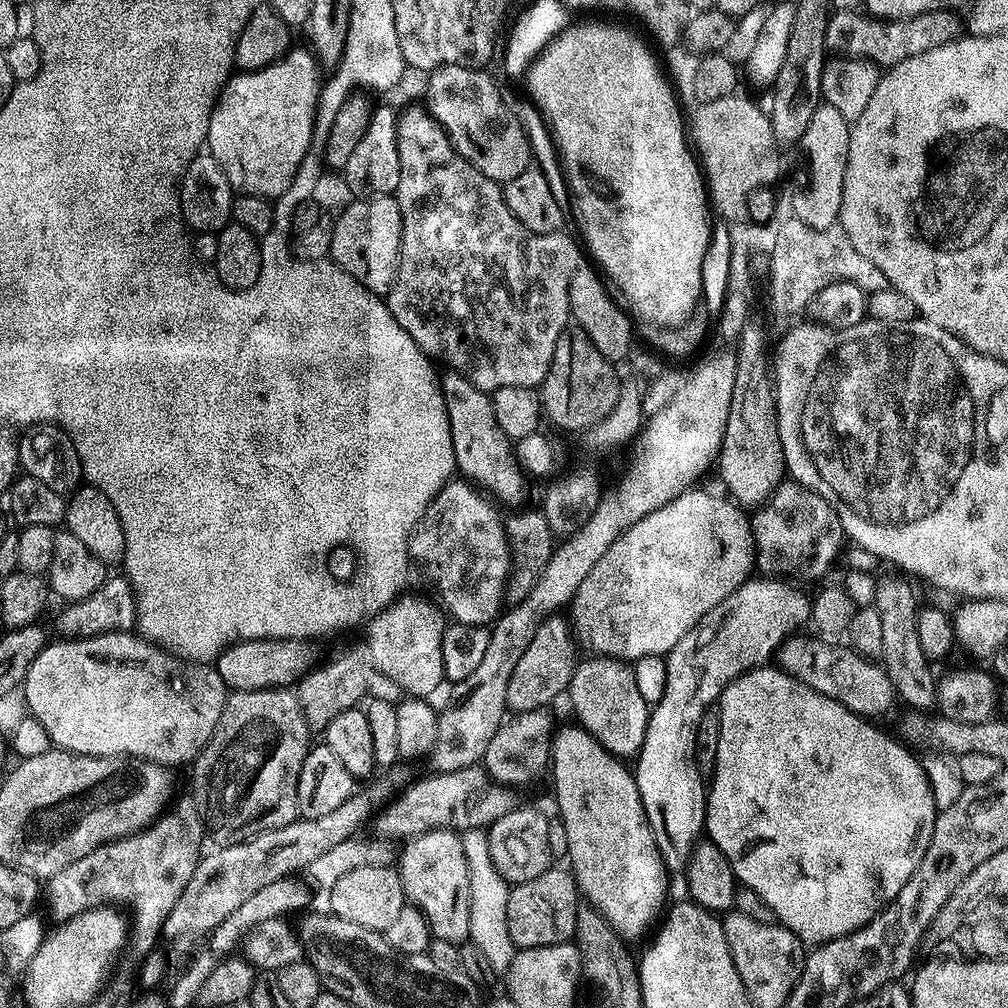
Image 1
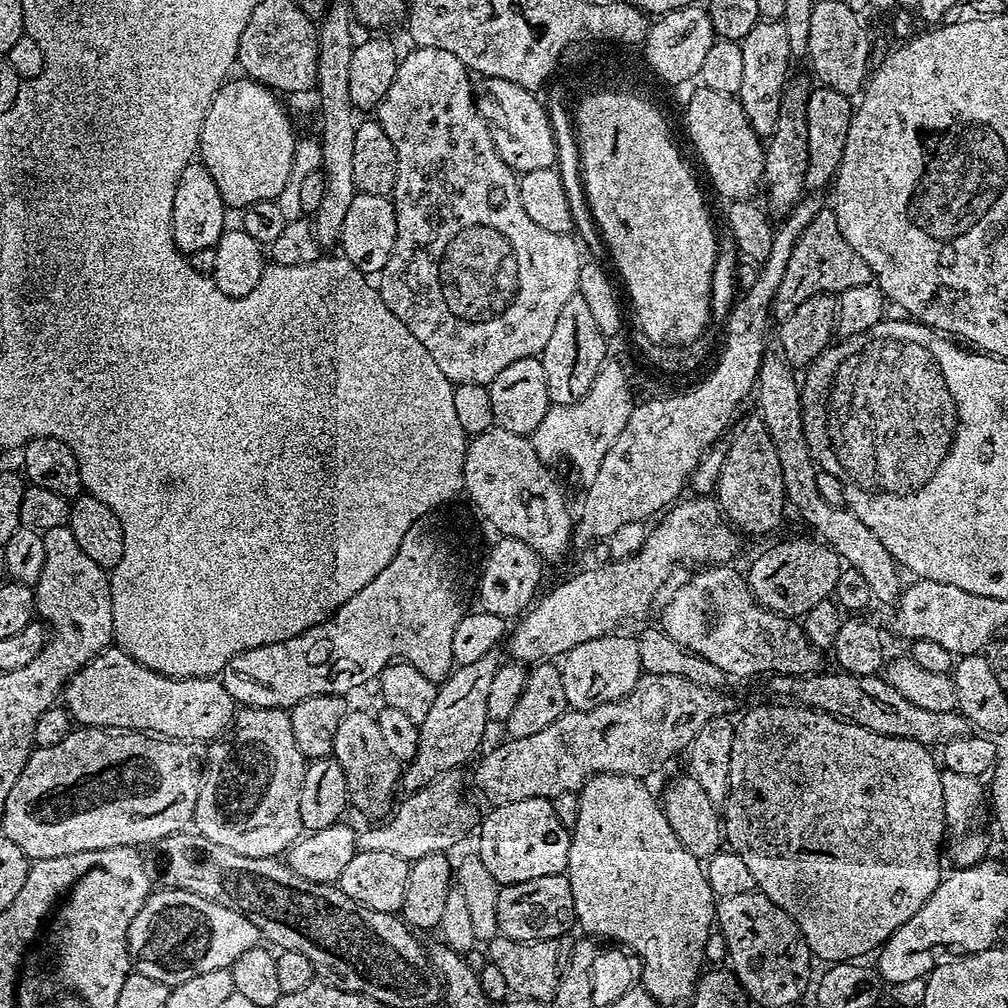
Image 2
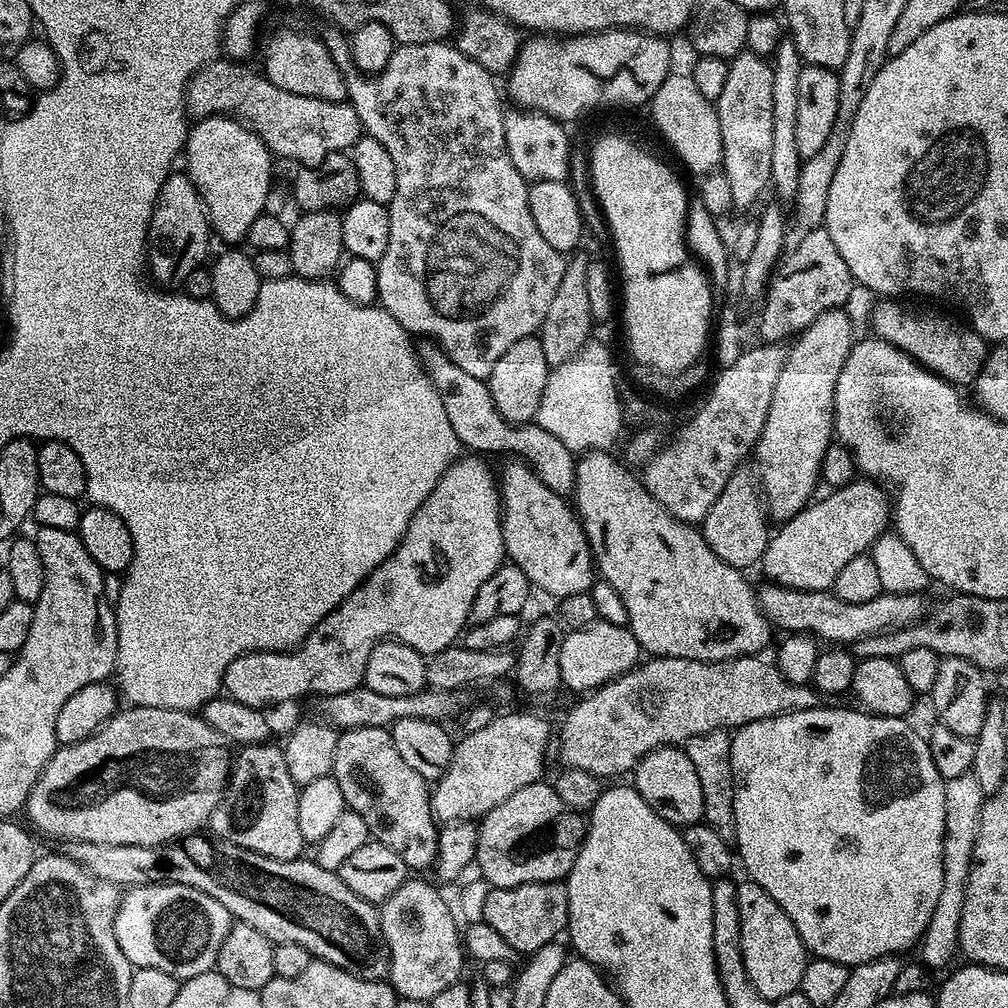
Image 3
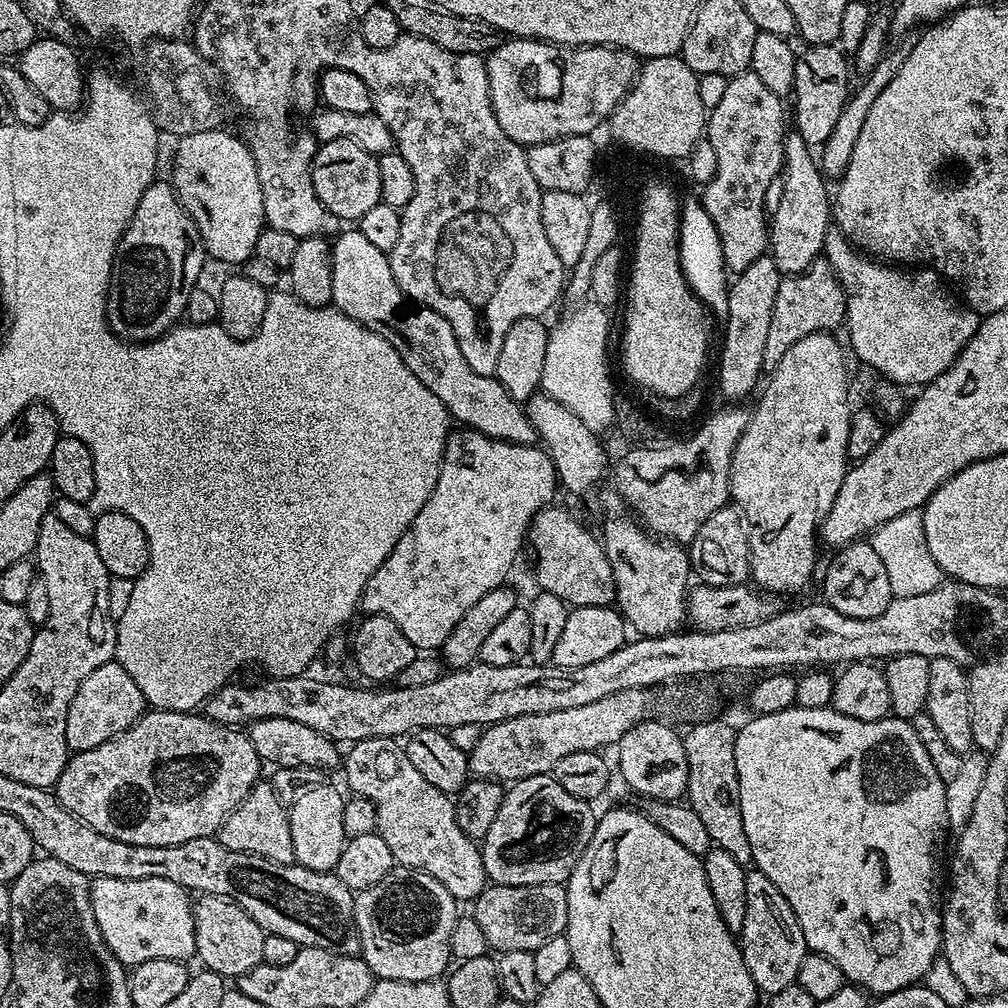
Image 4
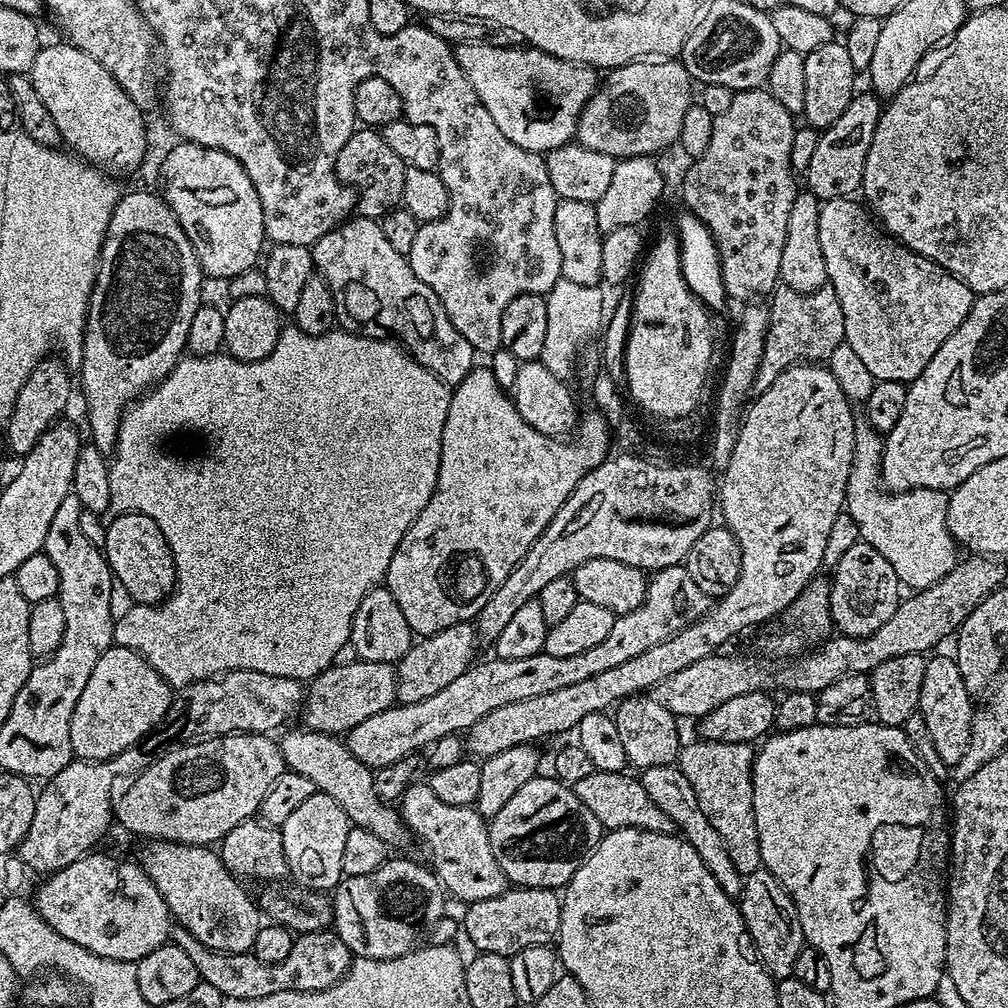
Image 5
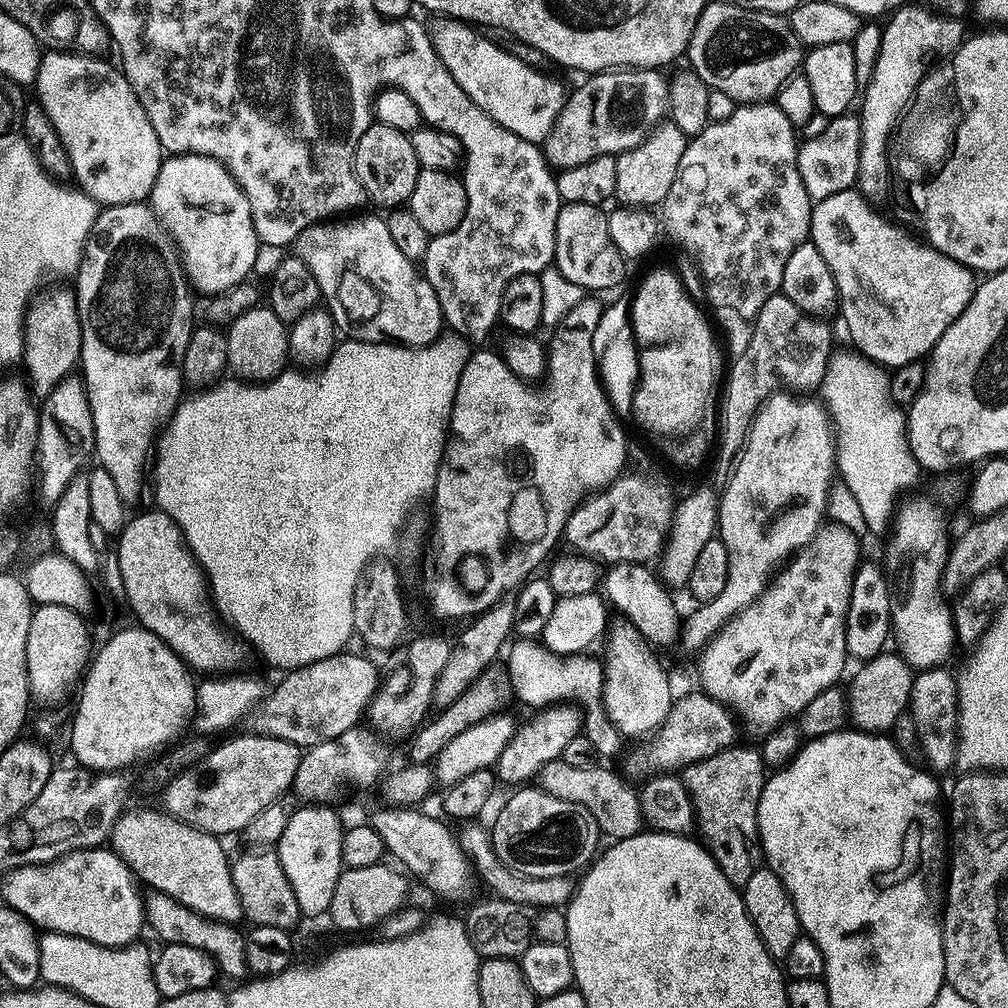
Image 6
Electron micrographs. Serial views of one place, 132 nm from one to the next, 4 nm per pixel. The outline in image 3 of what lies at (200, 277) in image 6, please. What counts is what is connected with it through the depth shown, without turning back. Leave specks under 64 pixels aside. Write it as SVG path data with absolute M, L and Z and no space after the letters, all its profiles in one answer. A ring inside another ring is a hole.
M207 116L204 120L197 120L188 129L188 139L185 140L182 149L182 160L188 163L188 168L186 167L186 174L192 180L192 185L198 190L200 199L203 200L205 209L208 213L208 223L210 225L211 231L216 232L225 240L225 245L236 246L239 240L243 241L247 237L248 231L250 230L250 225L254 223L254 218L265 215L266 209L264 208L268 204L268 191L272 188L272 163L274 163L274 157L271 152L269 152L267 146L262 142L262 138L257 134L257 132L251 132L245 124L241 124L239 120L233 120L230 116Z

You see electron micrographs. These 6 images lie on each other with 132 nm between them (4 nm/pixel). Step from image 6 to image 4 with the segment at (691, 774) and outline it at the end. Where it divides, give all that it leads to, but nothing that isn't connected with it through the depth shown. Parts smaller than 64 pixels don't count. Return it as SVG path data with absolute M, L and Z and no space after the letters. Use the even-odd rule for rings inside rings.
M720 719L704 720L700 724L691 725L683 733L684 753L688 763L686 800L698 813L698 818L702 818L706 830L710 830L713 845L727 850L738 863L748 866L752 864L752 851L750 838L746 838L746 826L742 826L738 766L734 766L737 729L731 728L726 721Z

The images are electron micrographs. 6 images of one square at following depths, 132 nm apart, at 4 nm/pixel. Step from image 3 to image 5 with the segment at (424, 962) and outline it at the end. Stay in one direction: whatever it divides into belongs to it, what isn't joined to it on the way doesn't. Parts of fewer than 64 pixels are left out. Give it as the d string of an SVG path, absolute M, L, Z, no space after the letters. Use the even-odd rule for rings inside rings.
M389 858L371 874L344 876L331 893L330 899L334 931L342 938L342 942L346 942L346 946L356 958L365 956L371 960L389 960L392 956L411 952L421 943L420 919L423 916L430 916L429 918L435 921L446 915L446 908L444 908L446 893L437 880L436 873L431 867L422 868L410 860Z

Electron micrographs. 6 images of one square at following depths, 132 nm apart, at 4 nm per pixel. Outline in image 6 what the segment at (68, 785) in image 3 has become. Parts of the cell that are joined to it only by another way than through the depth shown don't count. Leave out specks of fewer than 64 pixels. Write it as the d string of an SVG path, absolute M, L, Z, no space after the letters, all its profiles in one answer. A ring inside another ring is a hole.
M243 735L234 737L226 744L218 744L195 770L182 773L163 789L163 807L168 815L175 816L195 828L201 828L204 832L211 832L217 838L225 838L224 836L230 835L231 832L243 833L255 816L262 814L266 806L277 803L281 799L280 795L291 789L298 774L302 749L282 738Z

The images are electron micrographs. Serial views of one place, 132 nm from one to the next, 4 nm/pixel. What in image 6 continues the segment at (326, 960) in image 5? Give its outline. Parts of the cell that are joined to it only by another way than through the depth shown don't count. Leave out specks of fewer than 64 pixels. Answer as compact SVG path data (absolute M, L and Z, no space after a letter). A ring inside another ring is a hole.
M149 891L143 897L144 918L149 929L153 928L164 944L181 944L182 946L194 946L202 948L206 954L210 954L216 961L217 969L228 976L245 975L248 963L244 957L245 933L239 927L231 924L223 924L221 920L211 920L208 916L198 914L187 908L170 894Z

